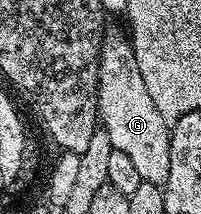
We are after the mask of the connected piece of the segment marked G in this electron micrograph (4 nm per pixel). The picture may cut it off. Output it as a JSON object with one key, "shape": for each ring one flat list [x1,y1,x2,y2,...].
{"shape":[[108,32,99,49,99,107,97,110,101,128,109,135,111,148,125,151,137,167,143,181,162,186,169,175,169,147,171,131,169,122,157,111,153,98,141,79,141,67,137,67,135,52,130,40,119,33]]}

